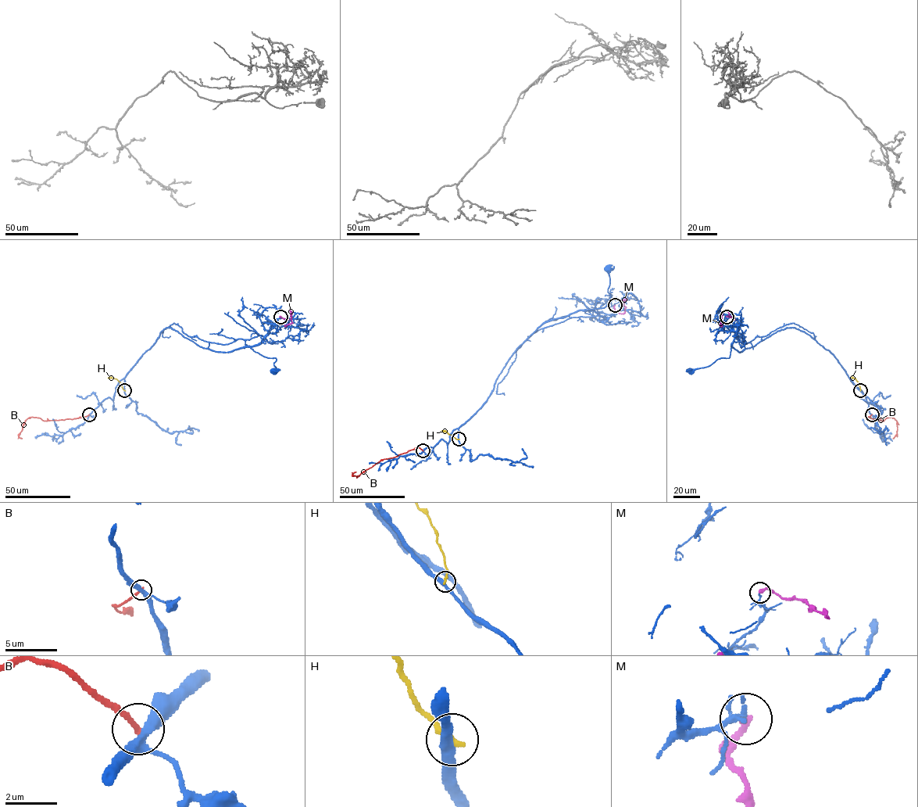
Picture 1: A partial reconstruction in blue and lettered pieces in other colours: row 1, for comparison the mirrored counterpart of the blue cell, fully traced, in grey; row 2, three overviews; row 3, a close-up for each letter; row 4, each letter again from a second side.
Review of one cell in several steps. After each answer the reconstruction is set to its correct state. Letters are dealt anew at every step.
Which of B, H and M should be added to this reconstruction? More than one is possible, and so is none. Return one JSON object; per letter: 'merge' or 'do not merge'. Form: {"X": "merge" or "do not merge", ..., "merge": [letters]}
{"B": "do not merge", "H": "do not merge", "M": "do not merge", "merge": []}

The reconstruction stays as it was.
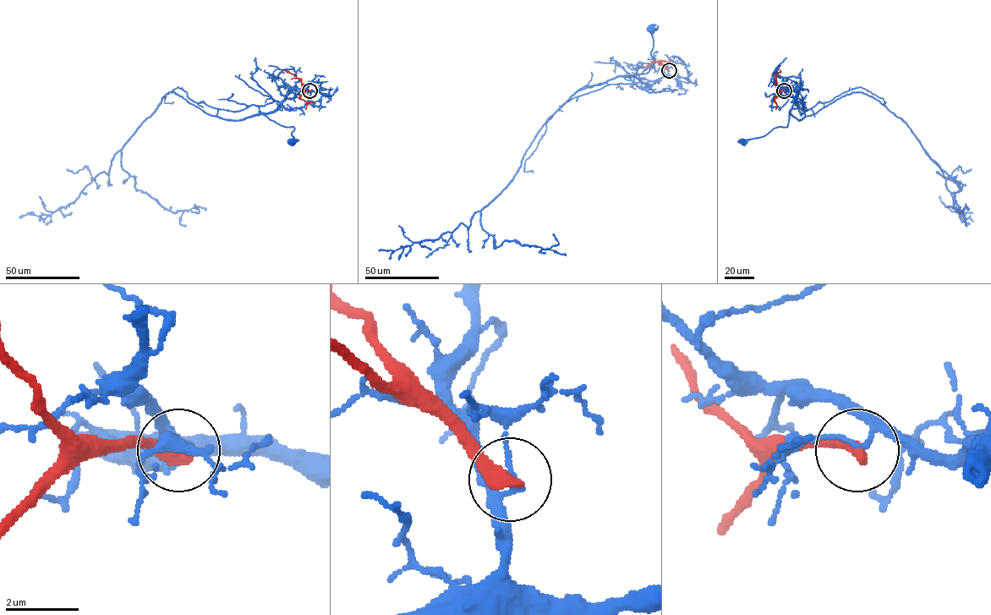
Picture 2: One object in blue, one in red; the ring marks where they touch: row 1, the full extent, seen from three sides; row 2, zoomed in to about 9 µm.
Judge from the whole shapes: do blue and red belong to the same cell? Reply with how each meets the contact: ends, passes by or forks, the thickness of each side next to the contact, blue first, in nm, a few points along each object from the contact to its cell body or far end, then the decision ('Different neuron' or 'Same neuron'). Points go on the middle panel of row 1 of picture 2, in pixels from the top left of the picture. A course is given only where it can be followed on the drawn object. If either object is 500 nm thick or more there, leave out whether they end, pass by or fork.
At the ring blue passes by. At the ring red ends. Thickness 110 nm (blue) against 400 nm. Course of blue: (669, 70), (668, 74), (646, 83), (635, 77), (624, 76), (648, 71), (654, 63), (651, 29). Course of red: (669, 70), (660, 62), (643, 66). Different neuron

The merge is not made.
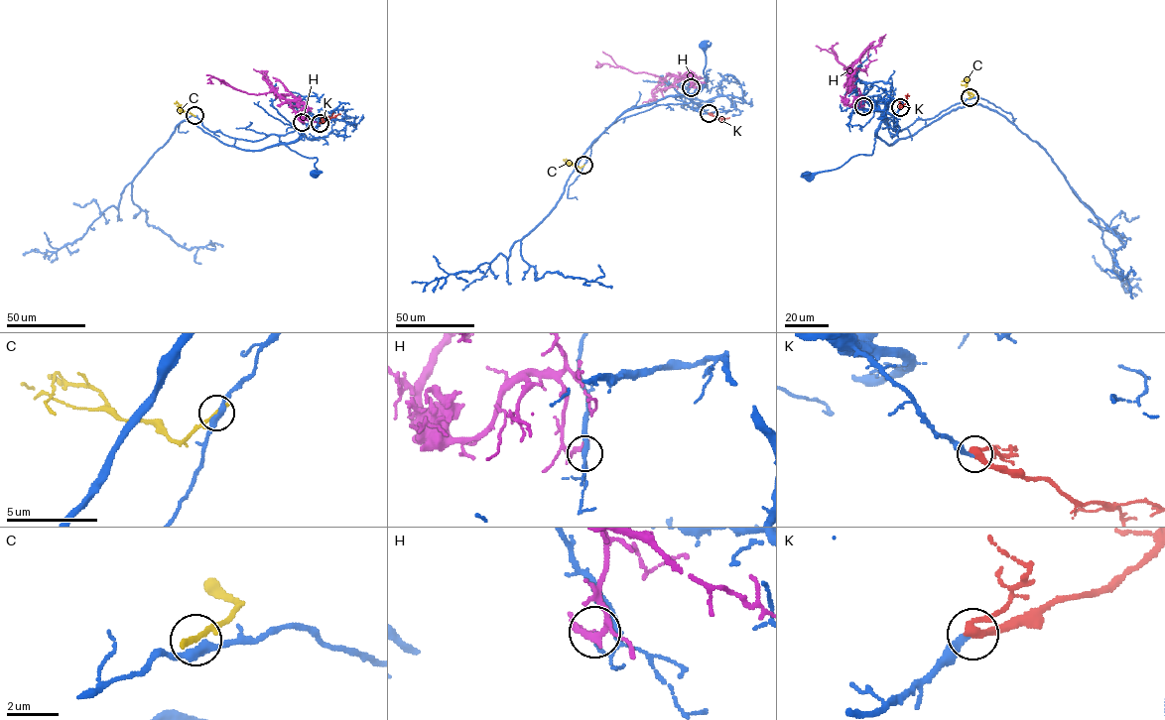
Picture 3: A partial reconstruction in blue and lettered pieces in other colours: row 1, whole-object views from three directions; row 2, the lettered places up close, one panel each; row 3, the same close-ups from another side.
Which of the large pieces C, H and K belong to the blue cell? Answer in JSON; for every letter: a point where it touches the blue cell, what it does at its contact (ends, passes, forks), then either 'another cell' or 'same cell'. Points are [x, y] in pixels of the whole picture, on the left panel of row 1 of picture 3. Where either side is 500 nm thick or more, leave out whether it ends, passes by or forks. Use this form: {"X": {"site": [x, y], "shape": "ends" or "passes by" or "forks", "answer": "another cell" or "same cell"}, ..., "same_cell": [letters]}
{"C": {"site": [194, 115], "shape": "ends", "answer": "another cell"}, "H": {"site": [302, 122], "shape": "passes by", "answer": "another cell"}, "K": {"site": [320, 123], "shape": "passes by", "answer": "same cell"}, "same_cell": ["K"]}

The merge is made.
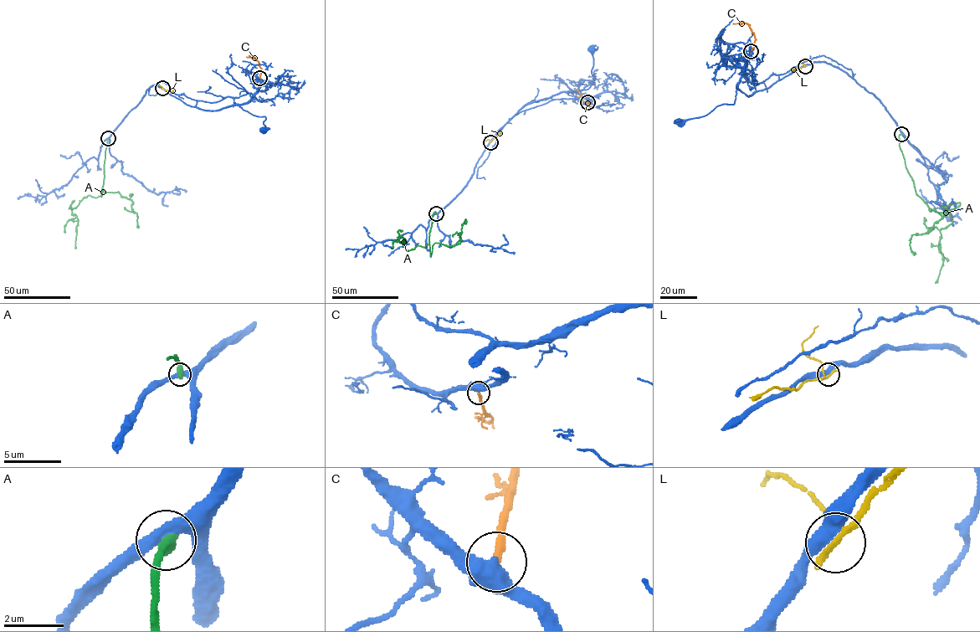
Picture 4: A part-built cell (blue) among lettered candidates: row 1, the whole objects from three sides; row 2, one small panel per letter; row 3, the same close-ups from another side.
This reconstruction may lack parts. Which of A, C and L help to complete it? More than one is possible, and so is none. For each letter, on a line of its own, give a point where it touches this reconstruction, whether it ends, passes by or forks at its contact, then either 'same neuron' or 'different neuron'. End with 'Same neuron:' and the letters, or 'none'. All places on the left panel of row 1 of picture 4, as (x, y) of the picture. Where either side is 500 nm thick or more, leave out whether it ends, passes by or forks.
A: contact (108, 138); different neuron
C: contact (259, 78); same neuron
L: contact (162, 88); it passes by; different neuron
Same neuron: C

